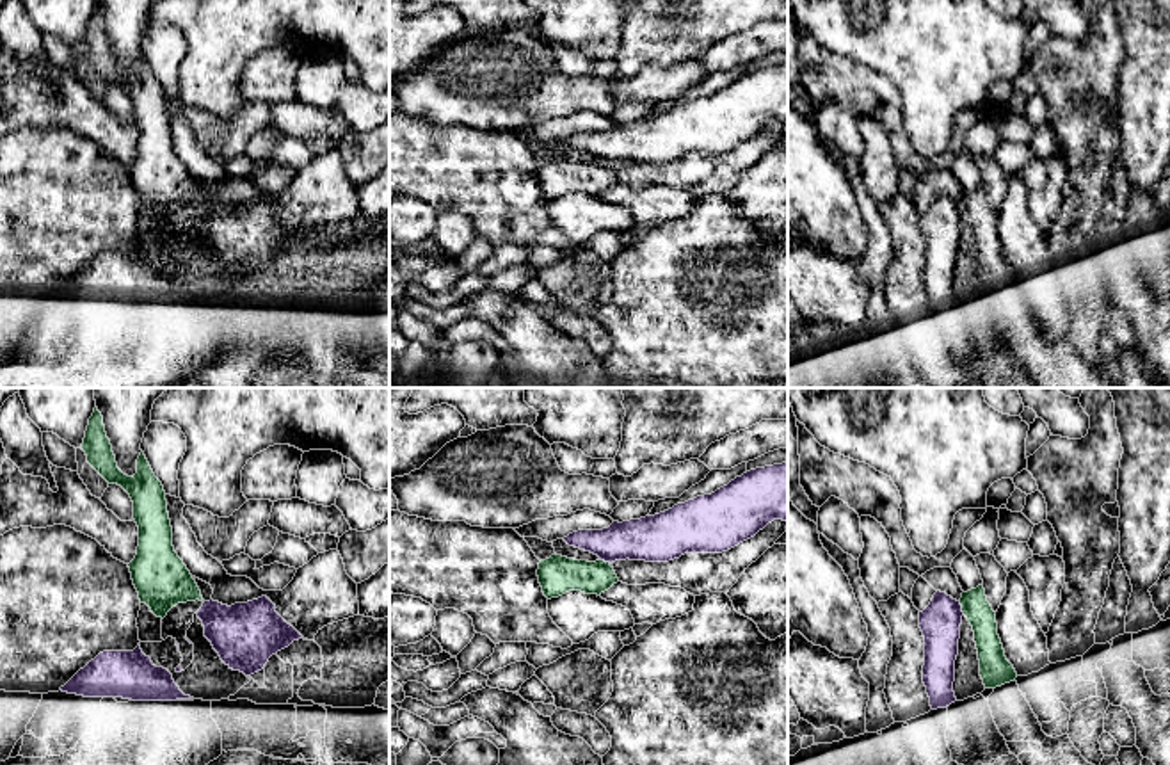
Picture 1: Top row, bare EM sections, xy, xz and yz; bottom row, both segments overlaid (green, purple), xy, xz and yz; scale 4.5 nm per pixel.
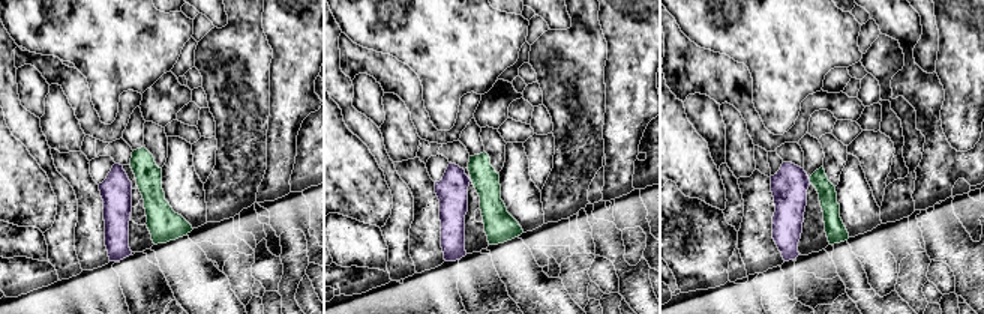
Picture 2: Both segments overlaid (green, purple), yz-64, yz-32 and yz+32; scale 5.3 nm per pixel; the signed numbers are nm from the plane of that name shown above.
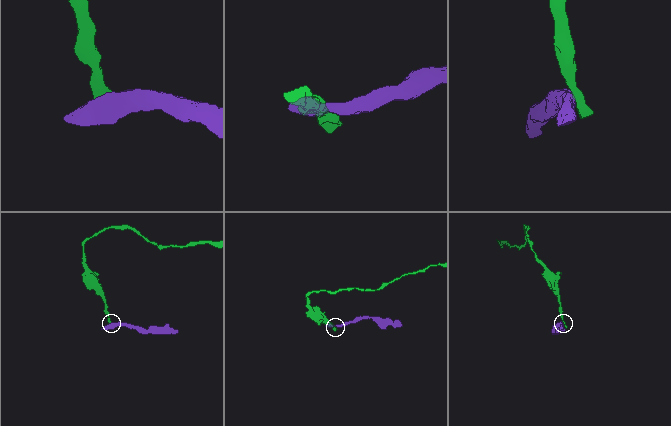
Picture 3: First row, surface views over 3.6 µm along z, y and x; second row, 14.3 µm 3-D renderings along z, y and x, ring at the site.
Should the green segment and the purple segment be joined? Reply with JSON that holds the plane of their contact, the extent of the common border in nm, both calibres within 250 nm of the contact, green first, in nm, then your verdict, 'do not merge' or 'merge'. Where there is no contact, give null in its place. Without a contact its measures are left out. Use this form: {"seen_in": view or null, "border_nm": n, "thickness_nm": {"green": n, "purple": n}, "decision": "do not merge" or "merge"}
{"seen_in": "yz", "border_nm": 70, "thickness_nm": {"green": 120, "purple": 180}, "decision": "do not merge"}

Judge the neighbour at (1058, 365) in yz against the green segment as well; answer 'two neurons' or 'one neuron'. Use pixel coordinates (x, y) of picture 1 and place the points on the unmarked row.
one neuron

